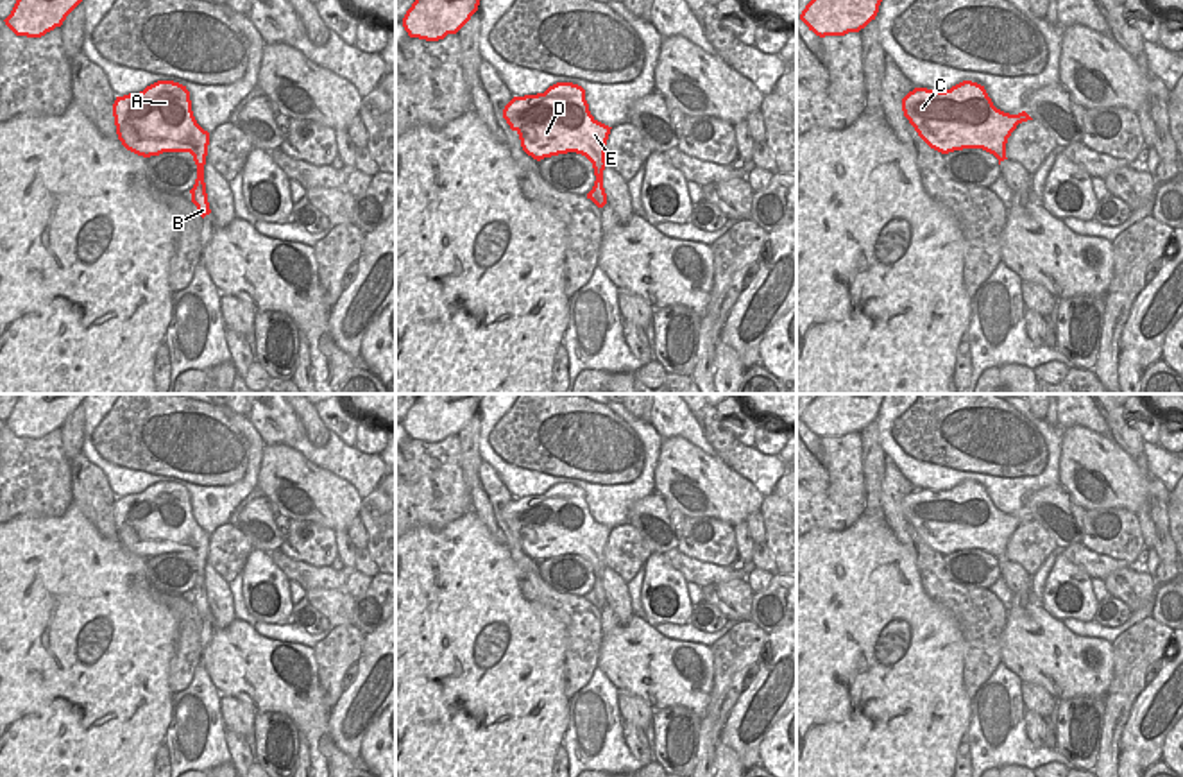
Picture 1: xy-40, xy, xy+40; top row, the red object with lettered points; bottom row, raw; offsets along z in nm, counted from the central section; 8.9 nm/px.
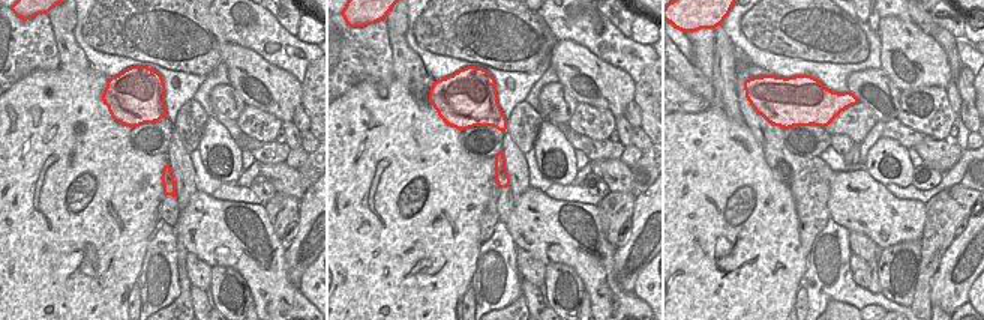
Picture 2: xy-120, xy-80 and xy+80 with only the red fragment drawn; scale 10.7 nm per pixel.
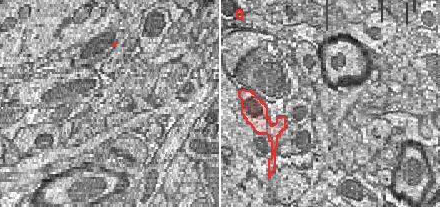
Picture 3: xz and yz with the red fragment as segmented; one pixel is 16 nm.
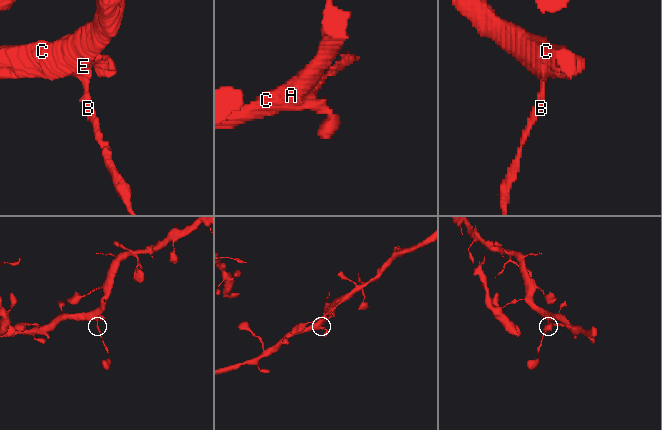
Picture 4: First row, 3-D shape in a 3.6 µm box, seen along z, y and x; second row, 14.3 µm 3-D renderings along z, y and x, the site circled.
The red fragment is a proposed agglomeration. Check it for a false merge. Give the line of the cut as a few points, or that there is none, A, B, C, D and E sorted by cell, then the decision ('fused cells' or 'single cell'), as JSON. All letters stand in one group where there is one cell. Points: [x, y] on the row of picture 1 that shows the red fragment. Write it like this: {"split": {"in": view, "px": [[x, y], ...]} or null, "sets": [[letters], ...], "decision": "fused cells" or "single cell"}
{"split": {"in": "xy", "px": [[602, 170], [595, 174]]}, "sets": [["A", "C", "D", "E"], ["B"]], "decision": "fused cells"}

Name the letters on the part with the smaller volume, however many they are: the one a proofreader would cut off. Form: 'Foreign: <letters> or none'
Foreign: B

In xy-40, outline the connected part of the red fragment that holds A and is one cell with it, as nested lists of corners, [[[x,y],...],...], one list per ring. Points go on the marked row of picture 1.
[[[157,81],[140,93],[116,97],[113,116],[127,150],[143,158],[190,152],[197,170],[204,168],[209,132],[197,124],[186,86]]]

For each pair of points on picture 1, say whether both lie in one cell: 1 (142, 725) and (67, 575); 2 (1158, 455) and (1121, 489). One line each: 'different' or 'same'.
1: same
2: different

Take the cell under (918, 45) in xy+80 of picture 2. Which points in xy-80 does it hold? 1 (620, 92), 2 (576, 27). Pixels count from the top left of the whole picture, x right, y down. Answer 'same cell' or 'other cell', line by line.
1: same cell
2: other cell

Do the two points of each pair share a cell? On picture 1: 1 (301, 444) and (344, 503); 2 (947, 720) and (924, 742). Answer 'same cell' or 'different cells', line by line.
1: different cells
2: same cell

